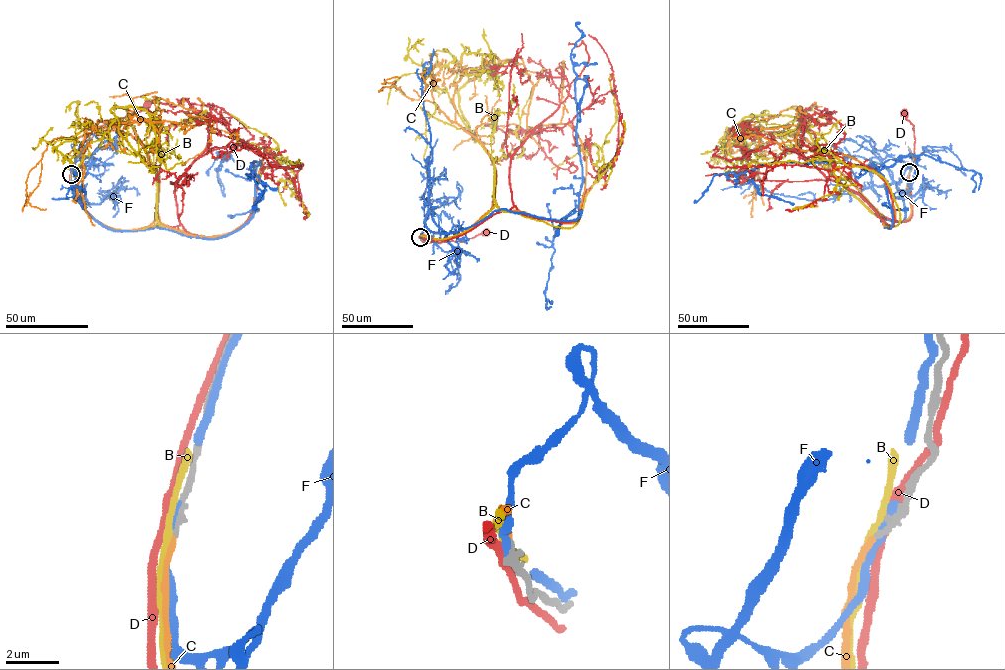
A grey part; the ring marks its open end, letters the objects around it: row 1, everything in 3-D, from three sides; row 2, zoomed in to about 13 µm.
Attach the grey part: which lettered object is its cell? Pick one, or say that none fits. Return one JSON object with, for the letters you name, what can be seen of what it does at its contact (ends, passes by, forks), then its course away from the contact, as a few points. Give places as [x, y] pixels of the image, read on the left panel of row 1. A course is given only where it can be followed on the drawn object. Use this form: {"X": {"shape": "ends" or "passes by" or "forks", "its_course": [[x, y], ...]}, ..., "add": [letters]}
{"C": {"shape": "ends", "its_course": [[71, 174], [107, 226], [146, 227], [156, 201], [159, 221], [187, 233], [241, 226], [264, 149], [155, 97]]}, "add": ["C"]}

